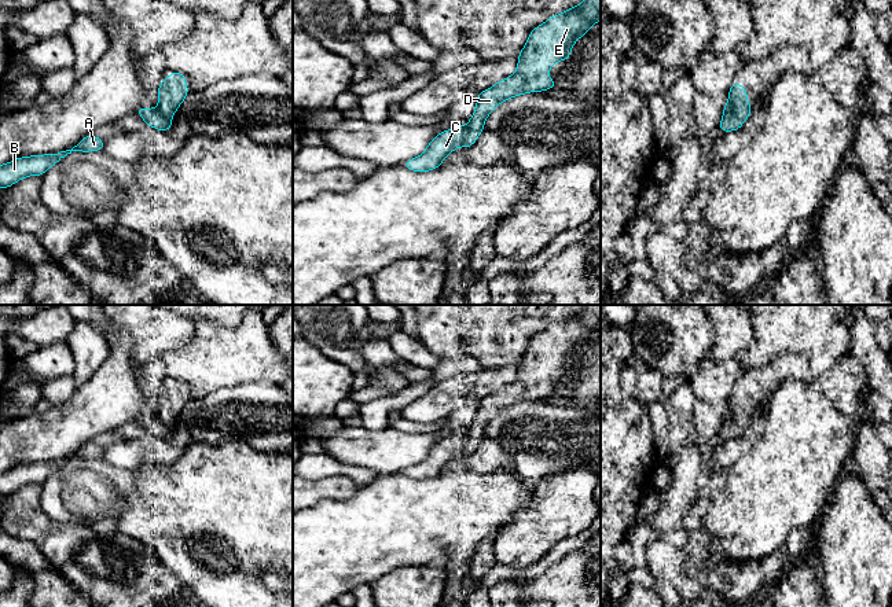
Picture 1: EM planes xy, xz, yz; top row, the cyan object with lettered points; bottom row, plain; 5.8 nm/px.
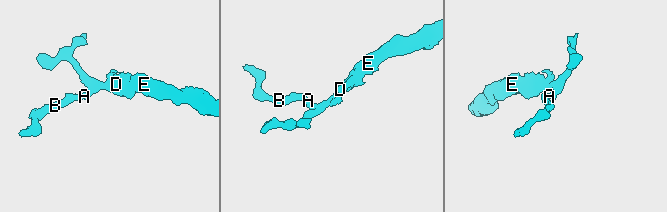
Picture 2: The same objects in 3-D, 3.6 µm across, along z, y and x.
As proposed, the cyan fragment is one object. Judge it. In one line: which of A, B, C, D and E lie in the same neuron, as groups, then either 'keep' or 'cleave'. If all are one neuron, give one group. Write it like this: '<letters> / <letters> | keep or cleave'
A B C / D E | cleave

